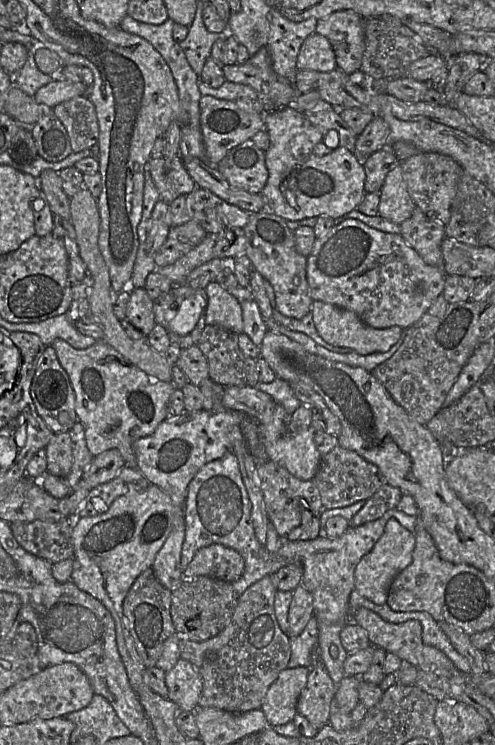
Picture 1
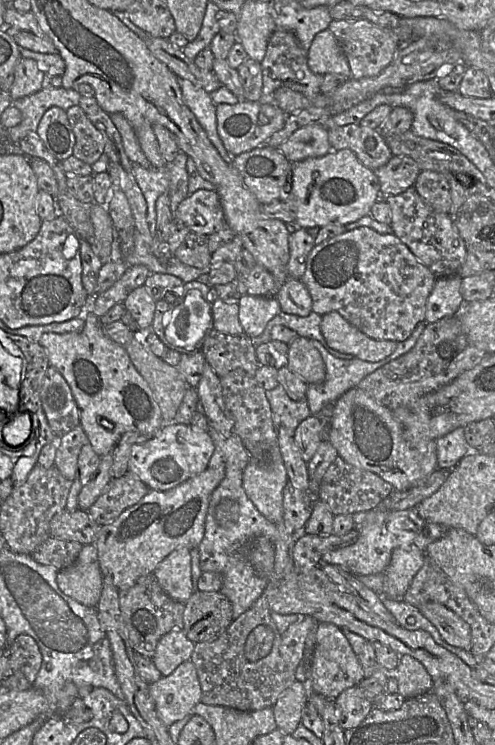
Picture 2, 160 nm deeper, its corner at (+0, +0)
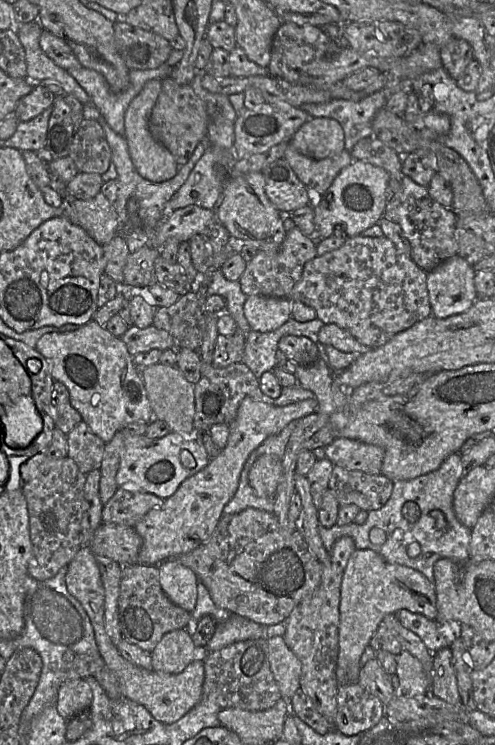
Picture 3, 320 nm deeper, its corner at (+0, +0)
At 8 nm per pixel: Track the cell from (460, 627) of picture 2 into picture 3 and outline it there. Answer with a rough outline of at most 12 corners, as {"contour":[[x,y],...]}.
{"contour":[[356,549],[340,593],[339,684],[388,614],[436,620],[435,581]]}

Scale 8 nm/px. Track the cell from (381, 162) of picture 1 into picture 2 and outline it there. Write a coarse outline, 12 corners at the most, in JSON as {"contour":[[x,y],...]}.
{"contour":[[395,155],[373,170],[382,196],[413,187],[420,171],[411,158]]}

